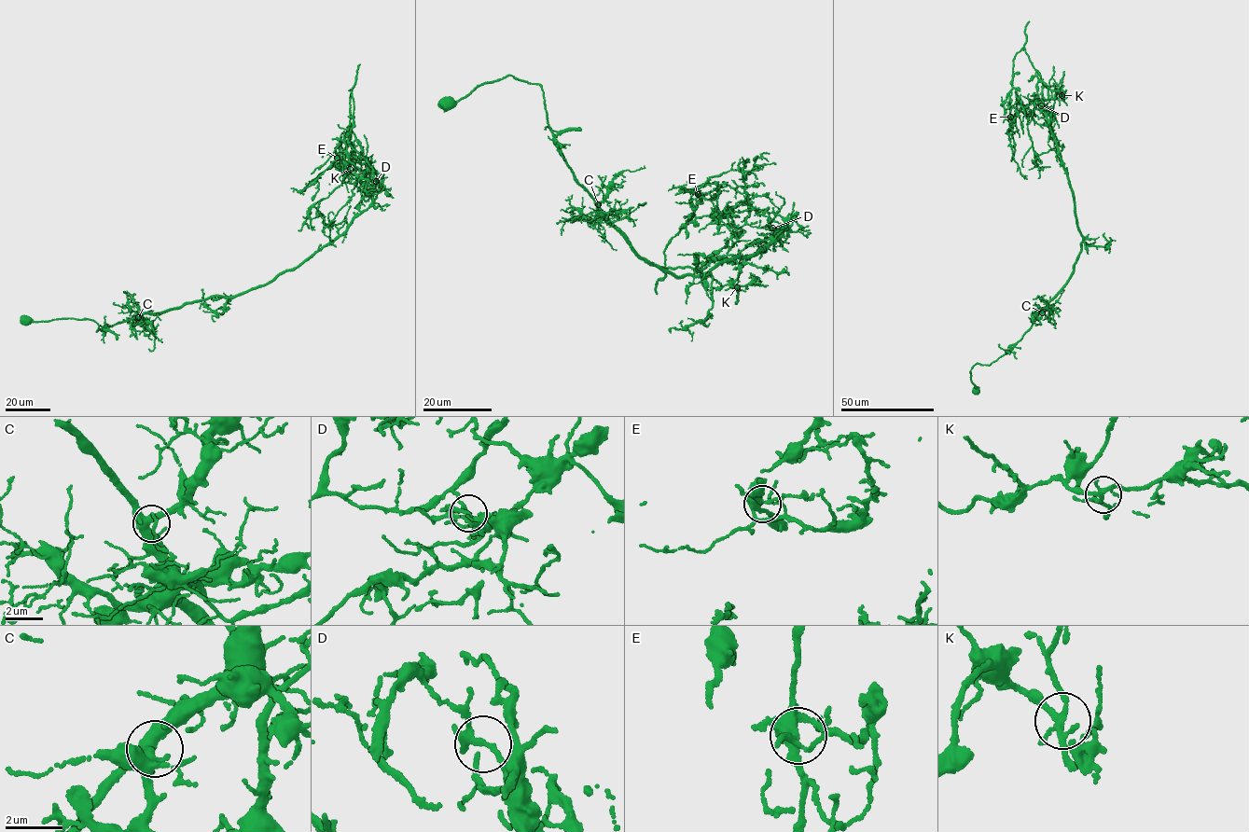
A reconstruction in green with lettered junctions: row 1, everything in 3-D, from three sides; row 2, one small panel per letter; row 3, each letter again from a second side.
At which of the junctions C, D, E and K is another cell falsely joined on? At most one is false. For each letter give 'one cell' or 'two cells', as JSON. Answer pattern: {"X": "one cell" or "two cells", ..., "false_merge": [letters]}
{"C": "one cell", "D": "two cells", "E": "one cell", "K": "one cell", "false_merge": ["D"]}

